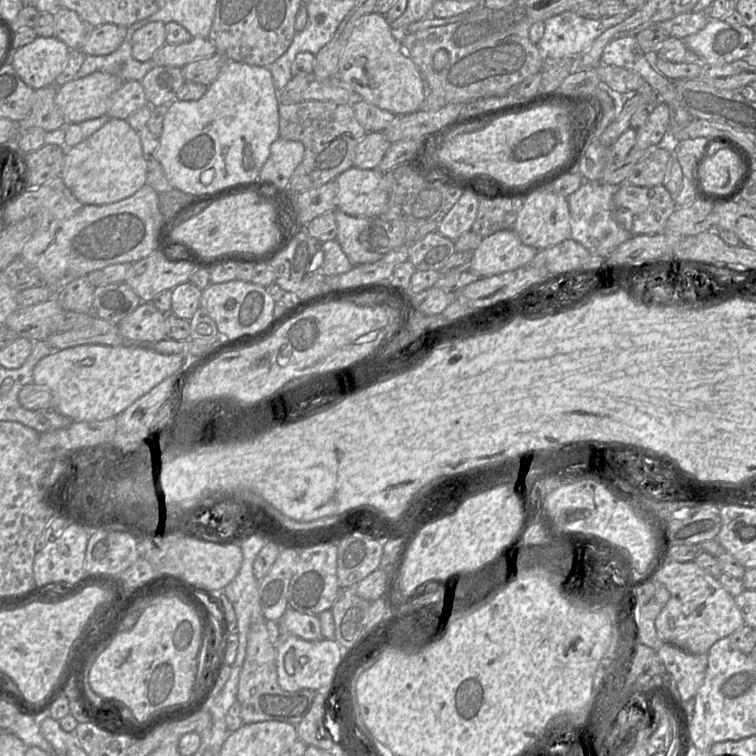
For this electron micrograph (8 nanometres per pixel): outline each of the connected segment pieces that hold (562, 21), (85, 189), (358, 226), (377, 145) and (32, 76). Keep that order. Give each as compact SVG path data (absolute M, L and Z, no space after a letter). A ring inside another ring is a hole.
M567 10L544 20L544 33L537 46L544 57L575 57L586 51L606 29L626 17L626 14L618 14L589 19Z
M109 118L88 138L65 149L60 177L80 202L102 205L133 195L146 184L146 171L138 131L124 119Z
M338 209L334 211L337 224L336 241L353 266L365 263L374 263L384 255L369 252L359 242L359 234L368 224L368 219L348 215Z
M367 132L355 148L353 166L366 170L377 169L390 145L382 132Z
M37 37L15 50L11 65L24 83L38 90L55 85L68 60L70 49L56 37Z

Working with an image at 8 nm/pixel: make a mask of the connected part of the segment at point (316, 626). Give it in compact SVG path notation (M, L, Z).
M288 607L277 624L281 634L292 634L307 641L323 639L321 622L317 615Z

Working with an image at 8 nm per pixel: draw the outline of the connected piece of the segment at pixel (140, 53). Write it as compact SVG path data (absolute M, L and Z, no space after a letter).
M150 22L133 32L130 39L132 57L140 62L149 61L166 44L165 25L162 22Z

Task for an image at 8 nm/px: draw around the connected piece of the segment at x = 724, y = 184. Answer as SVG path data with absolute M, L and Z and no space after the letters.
M723 147L702 162L699 172L704 190L721 195L733 189L742 175L743 166L734 152Z

